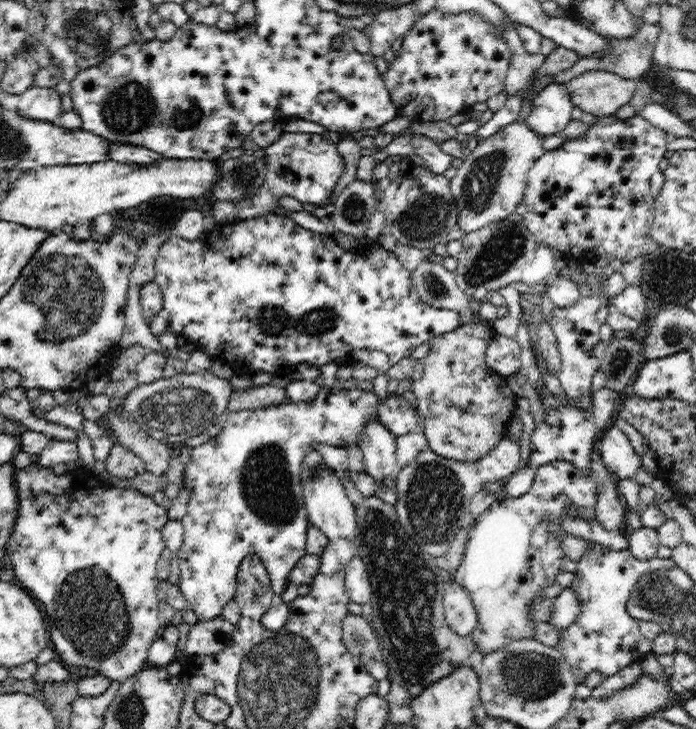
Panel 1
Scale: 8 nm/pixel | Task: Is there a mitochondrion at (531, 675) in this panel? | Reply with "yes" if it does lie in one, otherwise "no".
yes

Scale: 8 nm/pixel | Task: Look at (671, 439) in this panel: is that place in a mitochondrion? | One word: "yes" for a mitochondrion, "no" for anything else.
no

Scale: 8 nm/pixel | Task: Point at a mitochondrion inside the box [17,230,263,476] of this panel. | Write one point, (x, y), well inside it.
(64, 291)

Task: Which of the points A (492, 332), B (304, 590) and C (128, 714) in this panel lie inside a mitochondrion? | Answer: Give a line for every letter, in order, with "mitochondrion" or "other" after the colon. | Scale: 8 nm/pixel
A: other
B: other
C: mitochondrion

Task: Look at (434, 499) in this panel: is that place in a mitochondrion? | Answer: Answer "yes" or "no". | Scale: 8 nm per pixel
yes

